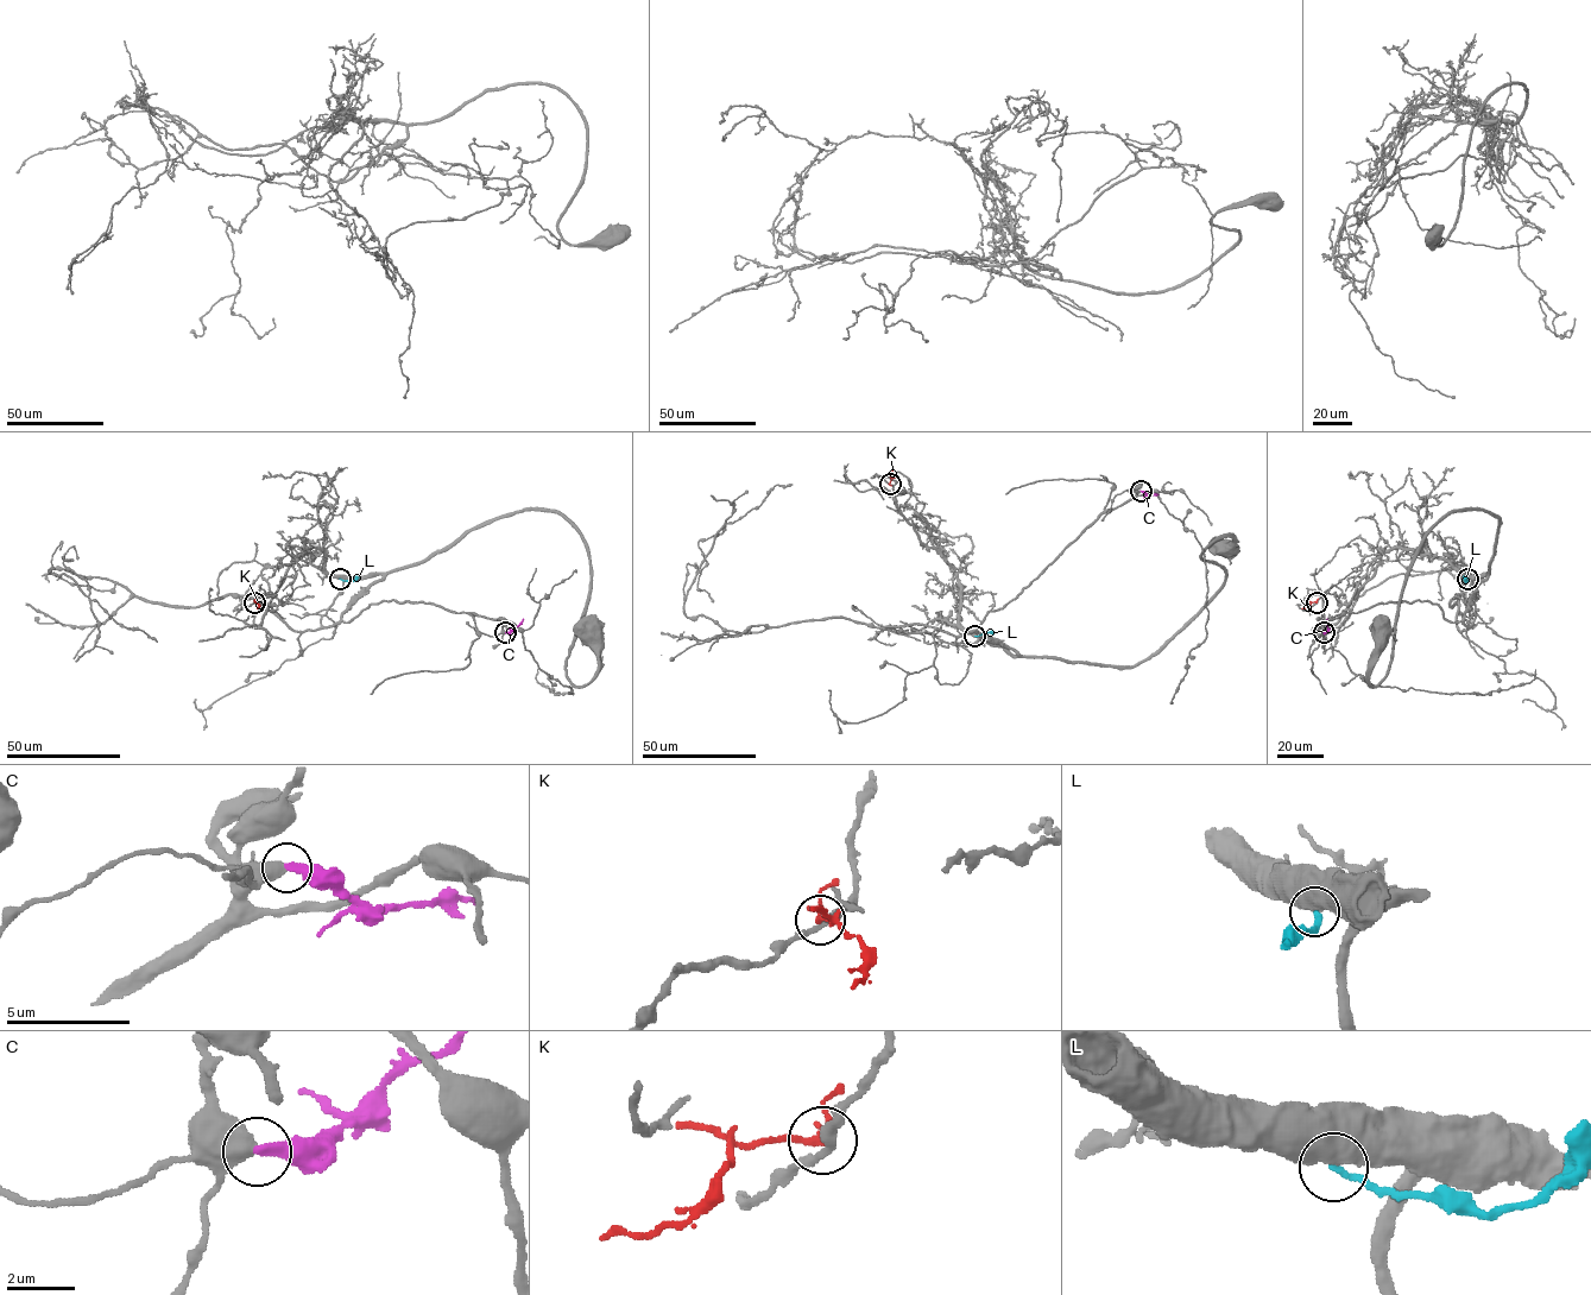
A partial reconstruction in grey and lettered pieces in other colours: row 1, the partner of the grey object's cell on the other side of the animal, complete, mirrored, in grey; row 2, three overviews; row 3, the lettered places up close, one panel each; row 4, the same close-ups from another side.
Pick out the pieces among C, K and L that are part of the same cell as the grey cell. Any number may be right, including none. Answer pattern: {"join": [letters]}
{"join": []}

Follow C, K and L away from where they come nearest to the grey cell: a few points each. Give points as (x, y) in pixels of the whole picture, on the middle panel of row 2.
C: (1141, 491), (1159, 494)
K: (889, 485), (892, 469)
L: (974, 636), (991, 631)

